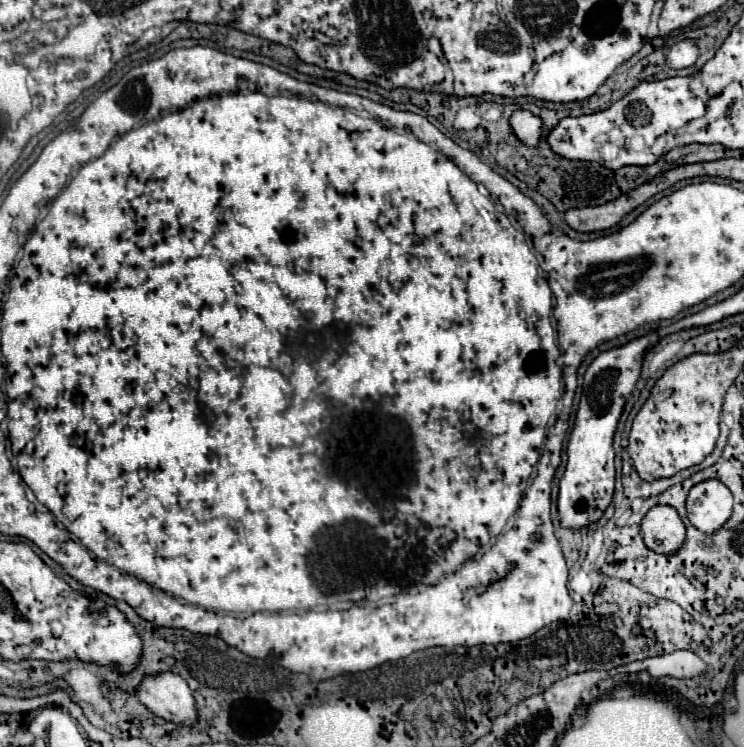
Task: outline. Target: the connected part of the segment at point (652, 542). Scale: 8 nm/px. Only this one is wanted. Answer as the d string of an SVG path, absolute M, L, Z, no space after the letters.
M655 505L641 521L641 535L653 551L673 553L685 541L685 525L671 505Z

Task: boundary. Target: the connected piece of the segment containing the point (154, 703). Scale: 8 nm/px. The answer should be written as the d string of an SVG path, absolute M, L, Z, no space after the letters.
M173 671L145 675L135 691L135 697L151 713L167 721L185 725L195 721L195 699L189 691L189 685L181 675Z

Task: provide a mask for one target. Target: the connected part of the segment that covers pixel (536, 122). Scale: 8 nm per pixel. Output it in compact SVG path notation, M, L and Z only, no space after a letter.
M517 109L509 117L509 127L513 135L527 147L537 147L543 139L543 119L527 109Z

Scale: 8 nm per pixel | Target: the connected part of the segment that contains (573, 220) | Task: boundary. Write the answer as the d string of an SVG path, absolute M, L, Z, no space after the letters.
M647 181L647 183L639 185L637 189L629 191L627 195L607 201L605 205L569 209L569 211L565 211L565 221L569 223L569 227L573 227L575 231L581 231L581 233L603 231L603 229L609 229L615 223L619 223L629 211L633 211L635 207L645 203L657 191L659 191L657 185L653 181Z

